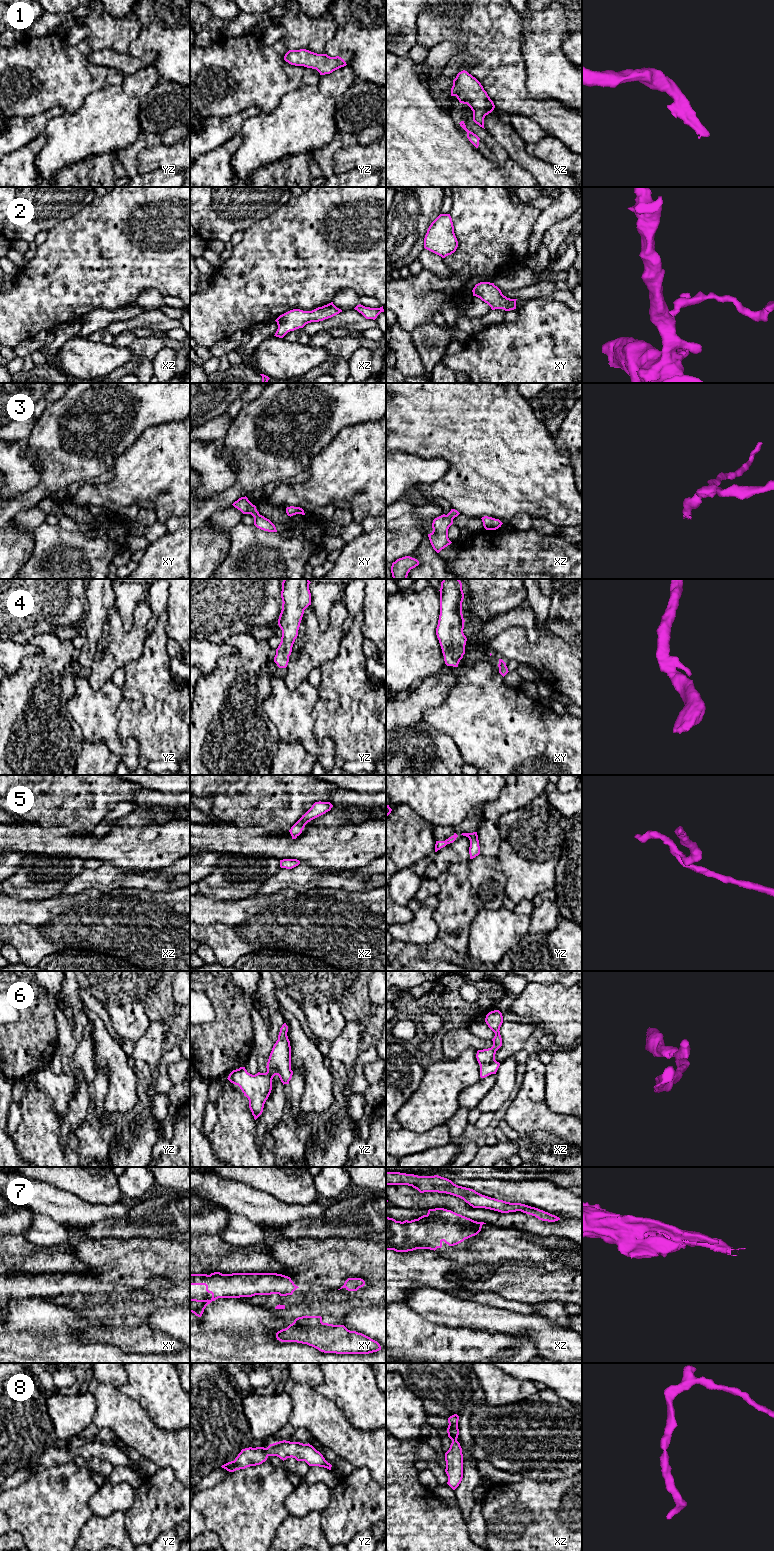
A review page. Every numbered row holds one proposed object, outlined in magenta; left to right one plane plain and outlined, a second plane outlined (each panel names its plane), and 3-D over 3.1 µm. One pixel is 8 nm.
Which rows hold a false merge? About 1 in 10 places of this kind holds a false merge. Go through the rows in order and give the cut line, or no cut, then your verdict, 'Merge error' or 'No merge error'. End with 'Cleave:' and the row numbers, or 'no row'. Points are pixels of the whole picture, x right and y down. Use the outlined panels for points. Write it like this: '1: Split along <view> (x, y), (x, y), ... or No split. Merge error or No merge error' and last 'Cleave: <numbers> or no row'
1: No split. No merge error
2: No split. No merge error
3: No split. No merge error
4: No split. No merge error
5: No split. No merge error
6: No split. No merge error
7: No split. No merge error
8: No split. No merge error
Cleave: no row

